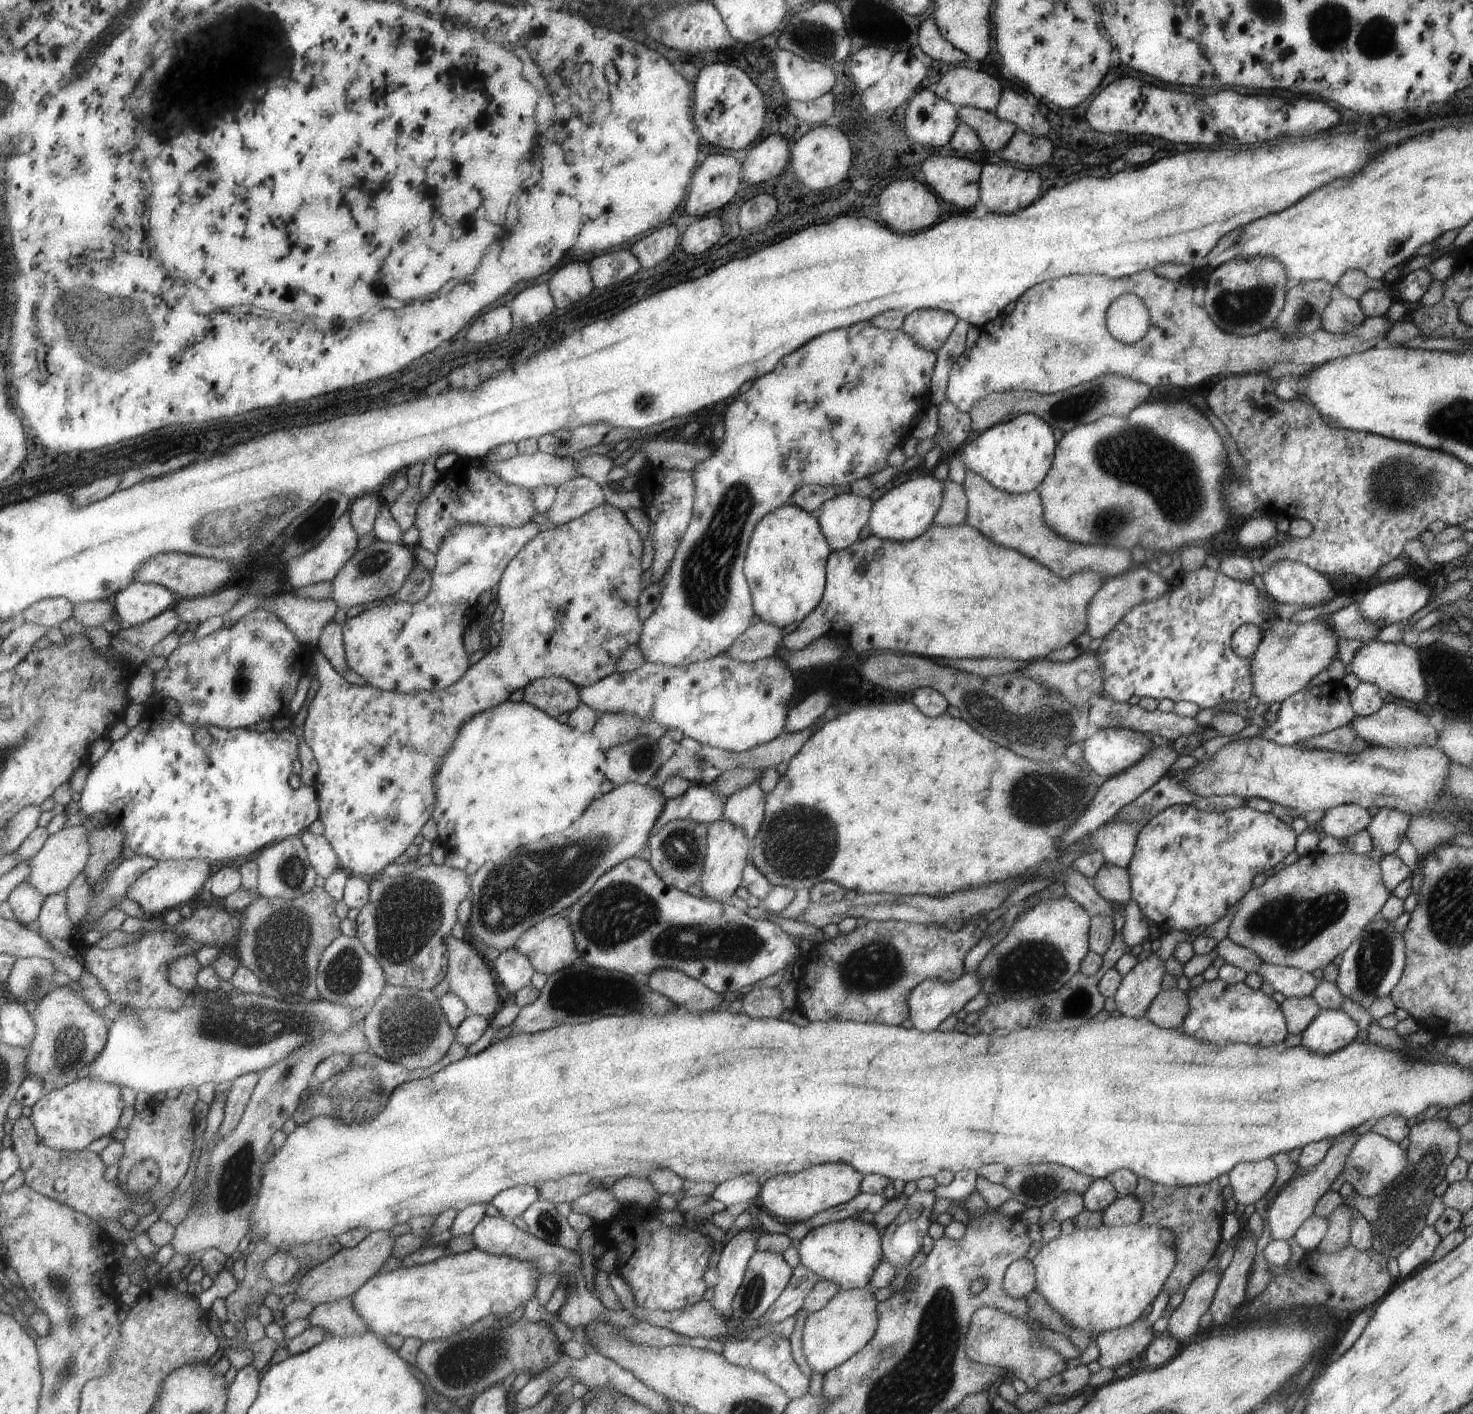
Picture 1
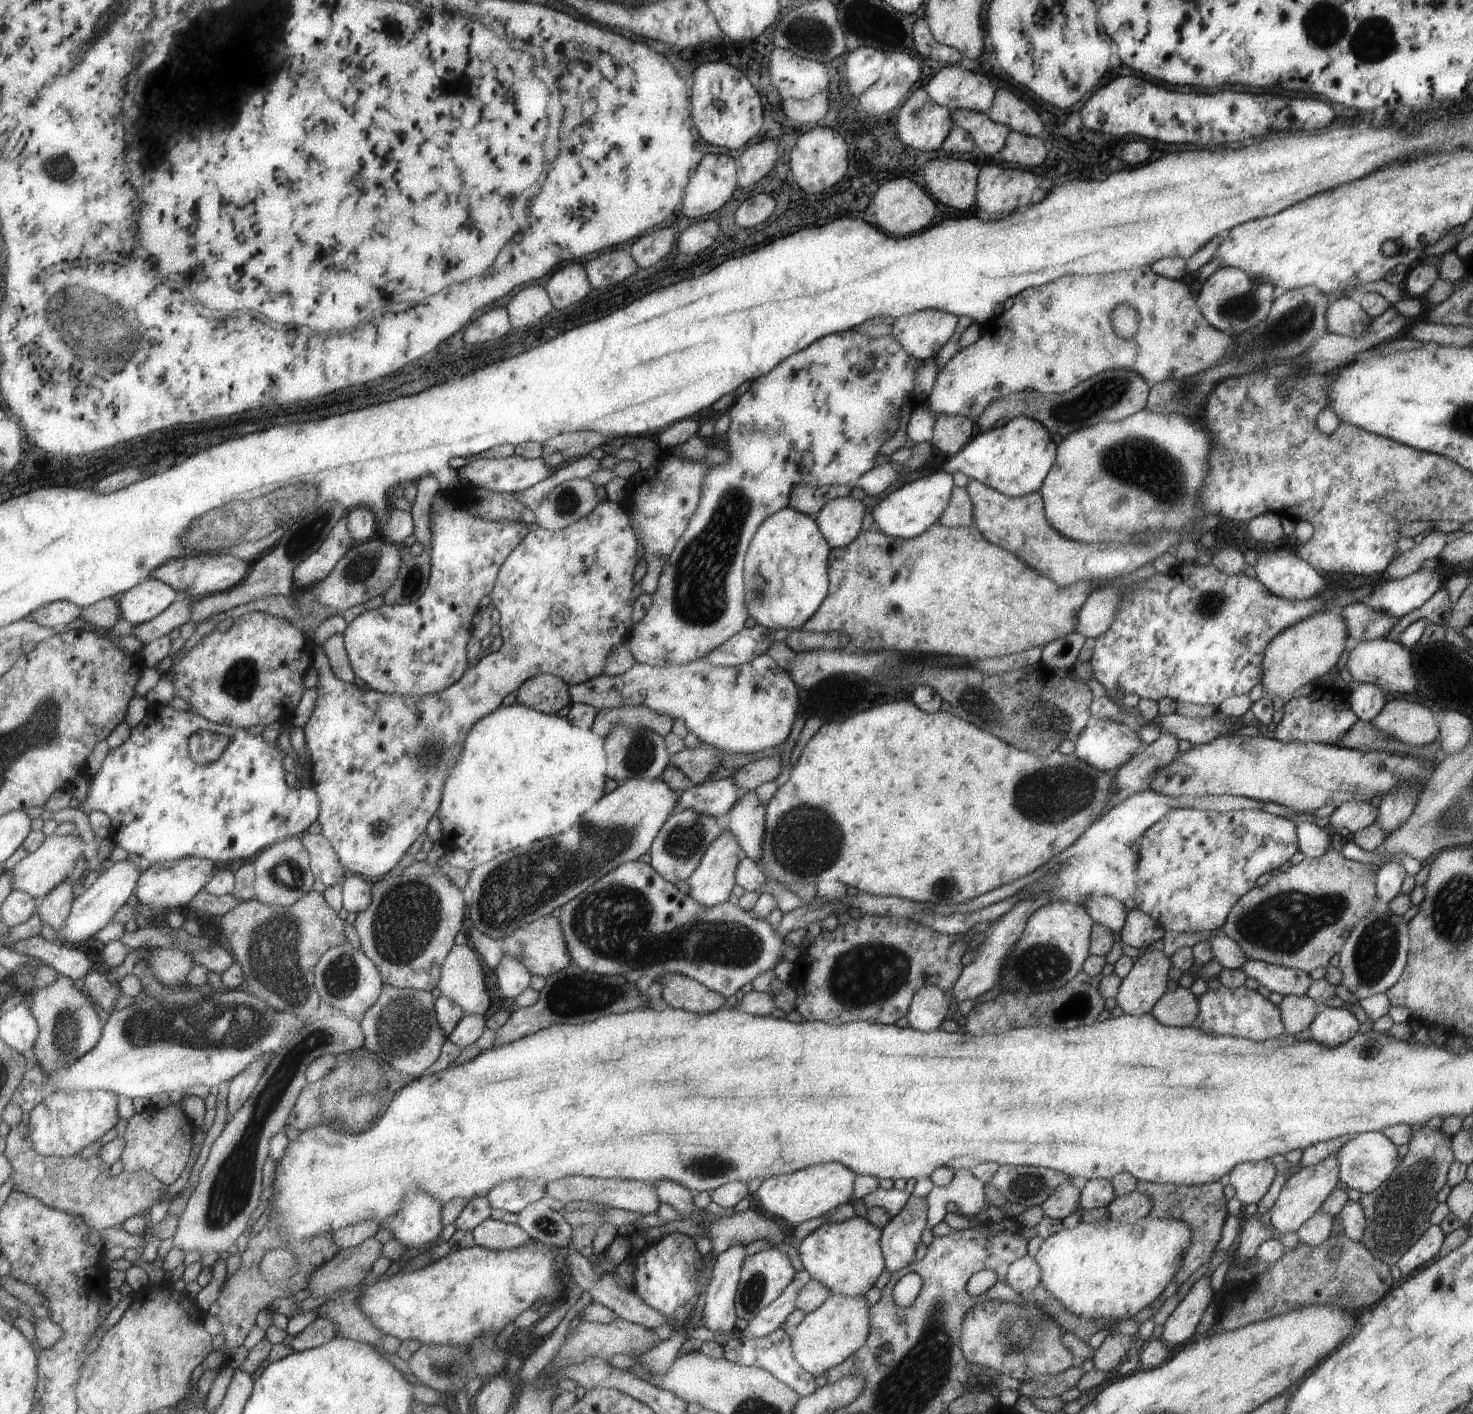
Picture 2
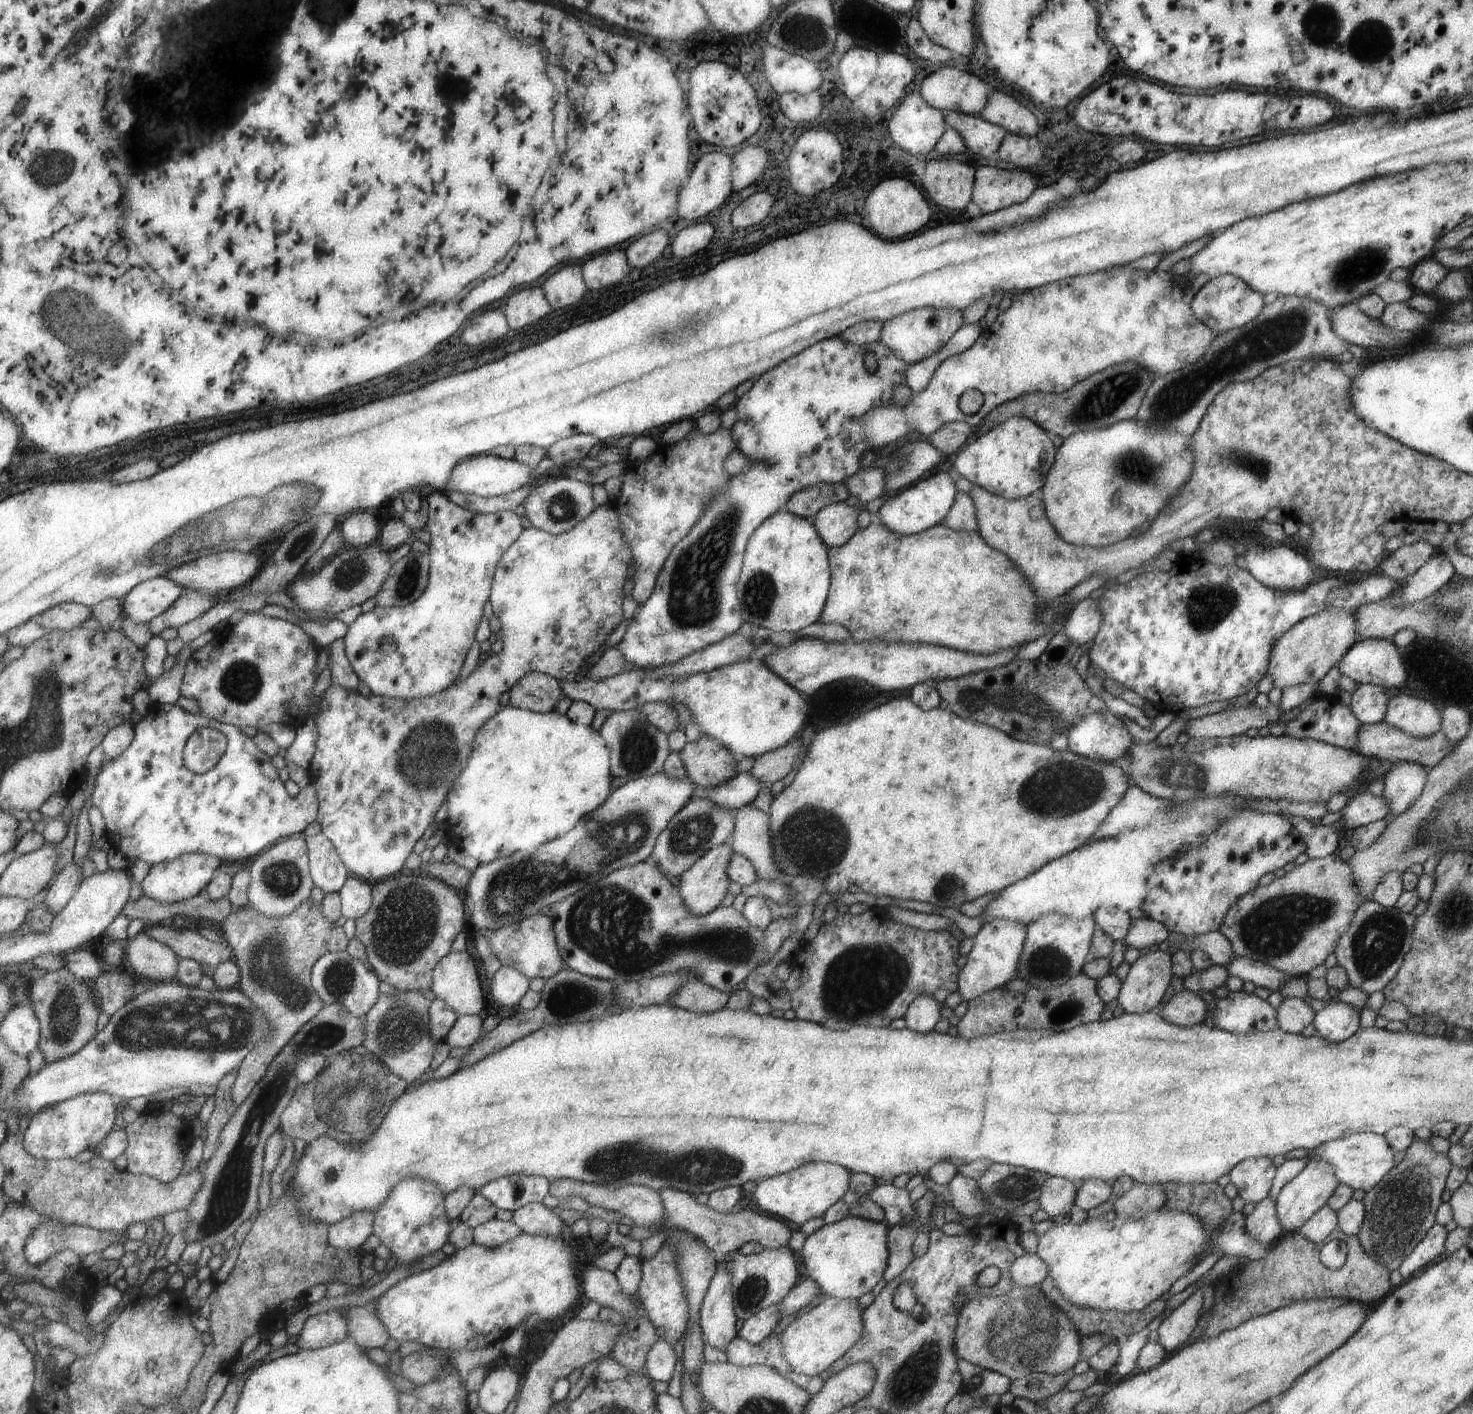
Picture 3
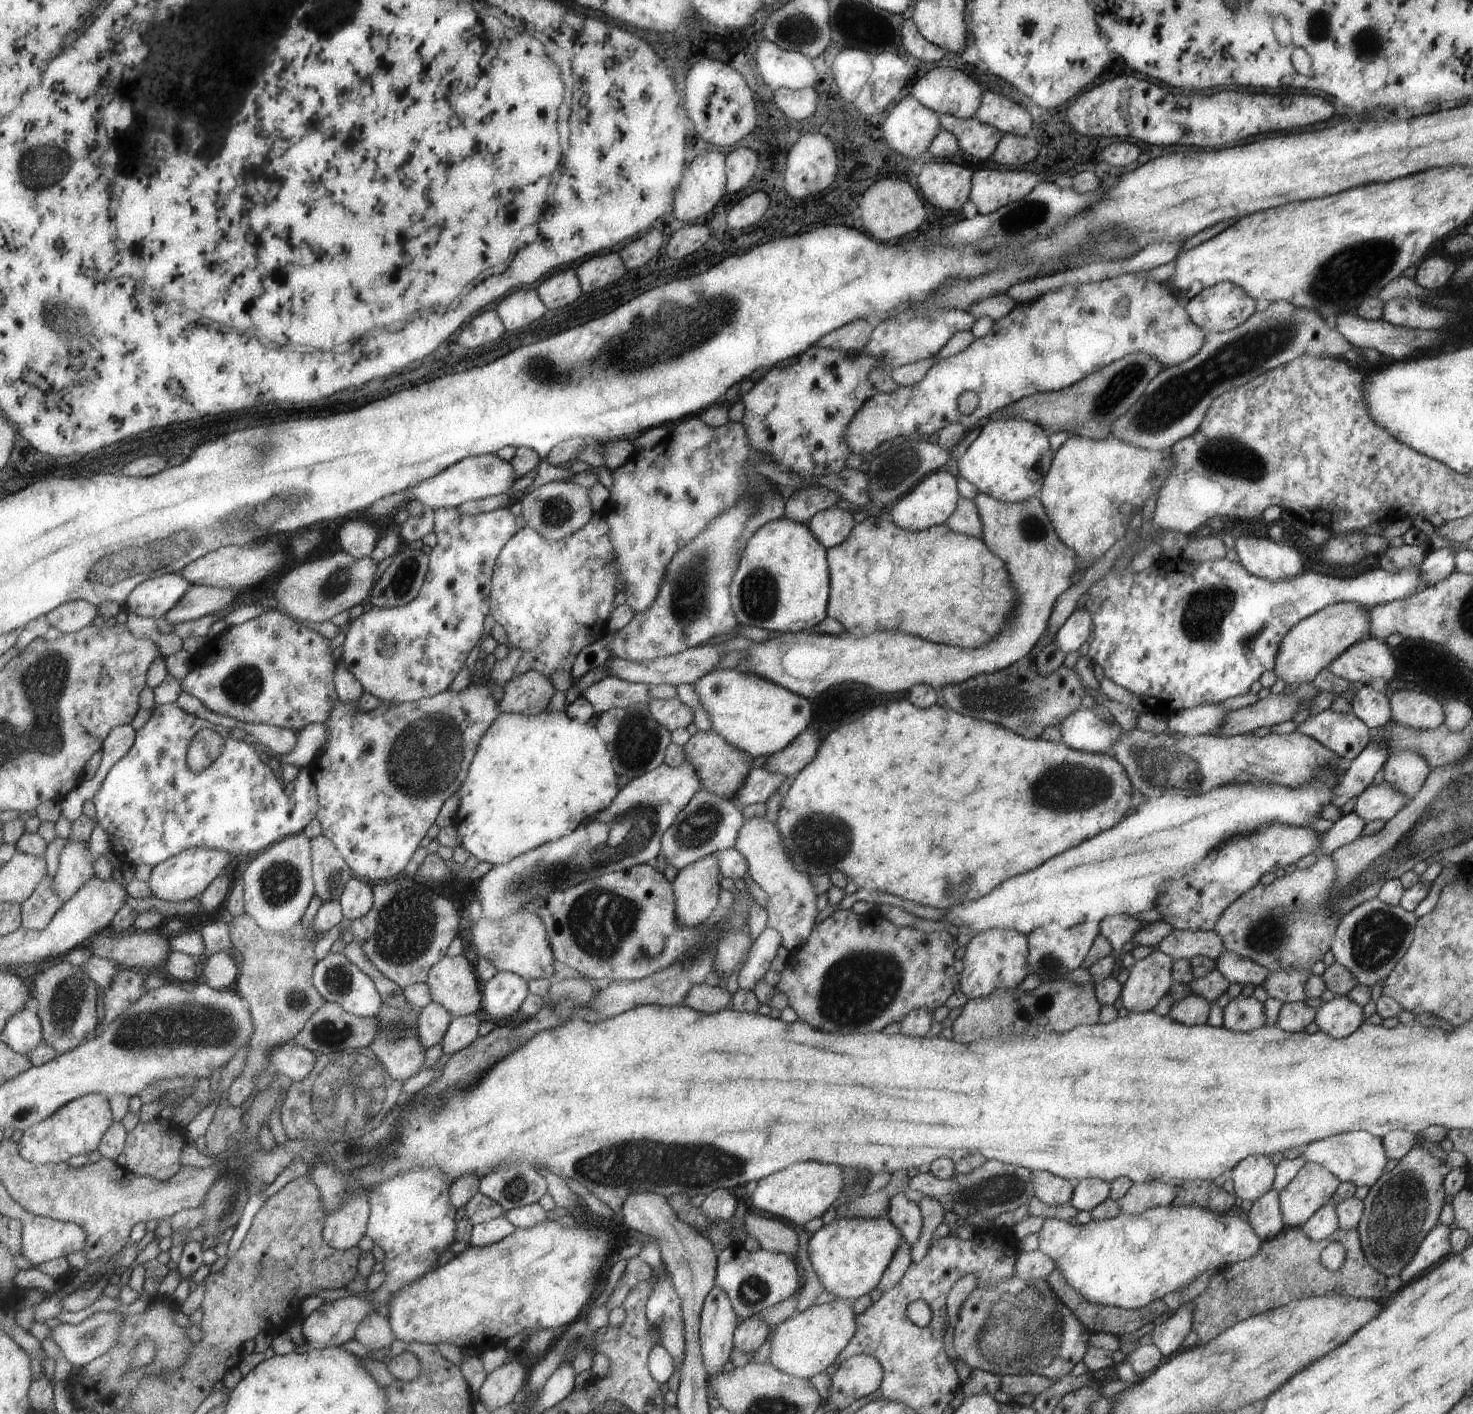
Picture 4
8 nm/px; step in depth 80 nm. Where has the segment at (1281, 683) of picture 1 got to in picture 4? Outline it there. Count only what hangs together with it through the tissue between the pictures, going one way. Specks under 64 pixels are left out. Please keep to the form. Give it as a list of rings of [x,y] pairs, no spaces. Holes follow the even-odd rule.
[[[1339,602],[1303,618],[1293,626],[1279,644],[1273,672],[1285,685],[1312,682],[1315,676],[1355,642],[1369,636],[1369,609],[1355,602]]]

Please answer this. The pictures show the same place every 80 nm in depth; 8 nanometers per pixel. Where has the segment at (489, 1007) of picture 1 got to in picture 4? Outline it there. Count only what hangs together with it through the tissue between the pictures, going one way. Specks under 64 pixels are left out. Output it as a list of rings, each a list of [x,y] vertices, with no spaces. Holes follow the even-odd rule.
[[[447,956],[430,971],[428,981],[432,1001],[443,1004],[449,1014],[455,1017],[465,1017],[482,1010],[482,985],[479,982],[478,970],[465,958],[465,956]]]

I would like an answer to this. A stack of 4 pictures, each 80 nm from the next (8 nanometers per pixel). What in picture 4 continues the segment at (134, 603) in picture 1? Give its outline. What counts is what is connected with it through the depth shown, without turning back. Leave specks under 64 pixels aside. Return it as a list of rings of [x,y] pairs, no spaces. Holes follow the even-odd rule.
[[[171,571],[168,575],[149,579],[139,585],[125,602],[126,611],[143,618],[164,616],[191,588],[190,581]]]

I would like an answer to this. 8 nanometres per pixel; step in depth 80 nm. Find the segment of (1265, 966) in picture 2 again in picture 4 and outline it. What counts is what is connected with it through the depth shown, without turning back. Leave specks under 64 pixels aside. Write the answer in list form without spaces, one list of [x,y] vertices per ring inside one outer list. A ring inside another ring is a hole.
[[[1226,949],[1213,962],[1215,970],[1227,980],[1228,984],[1252,984],[1254,987],[1261,987],[1263,980],[1269,976],[1270,972],[1256,965],[1255,962],[1240,958],[1237,954]]]

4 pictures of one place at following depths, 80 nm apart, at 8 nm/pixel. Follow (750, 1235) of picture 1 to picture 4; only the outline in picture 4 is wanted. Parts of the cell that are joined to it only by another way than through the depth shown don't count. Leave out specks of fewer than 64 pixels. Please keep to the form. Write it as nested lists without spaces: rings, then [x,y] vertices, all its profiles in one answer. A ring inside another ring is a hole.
[[[713,1286],[707,1294],[699,1320],[699,1348],[706,1376],[723,1369],[733,1350],[732,1335],[737,1327],[737,1316],[719,1286]]]

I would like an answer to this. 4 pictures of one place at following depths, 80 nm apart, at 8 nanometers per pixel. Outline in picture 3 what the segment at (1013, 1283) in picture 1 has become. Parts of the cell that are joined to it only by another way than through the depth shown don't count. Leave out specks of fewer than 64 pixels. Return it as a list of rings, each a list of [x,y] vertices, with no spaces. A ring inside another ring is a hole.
[[[1023,1253],[1009,1267],[1015,1287],[1032,1287],[1047,1277],[1047,1265],[1035,1253]]]

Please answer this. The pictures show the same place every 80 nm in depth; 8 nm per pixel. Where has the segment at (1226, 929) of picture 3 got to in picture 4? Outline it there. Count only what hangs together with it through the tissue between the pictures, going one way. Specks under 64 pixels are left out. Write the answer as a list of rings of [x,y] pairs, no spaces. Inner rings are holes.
[[[1320,855],[1309,868],[1285,873],[1282,878],[1274,879],[1267,886],[1258,883],[1239,898],[1235,898],[1219,914],[1213,932],[1221,938],[1224,949],[1237,954],[1240,958],[1251,960],[1270,972],[1278,972],[1285,968],[1311,967],[1318,960],[1322,960],[1325,952],[1329,951],[1331,936],[1339,924],[1340,916],[1331,916],[1331,906],[1327,904],[1333,882],[1335,882],[1335,866],[1329,855]]]

